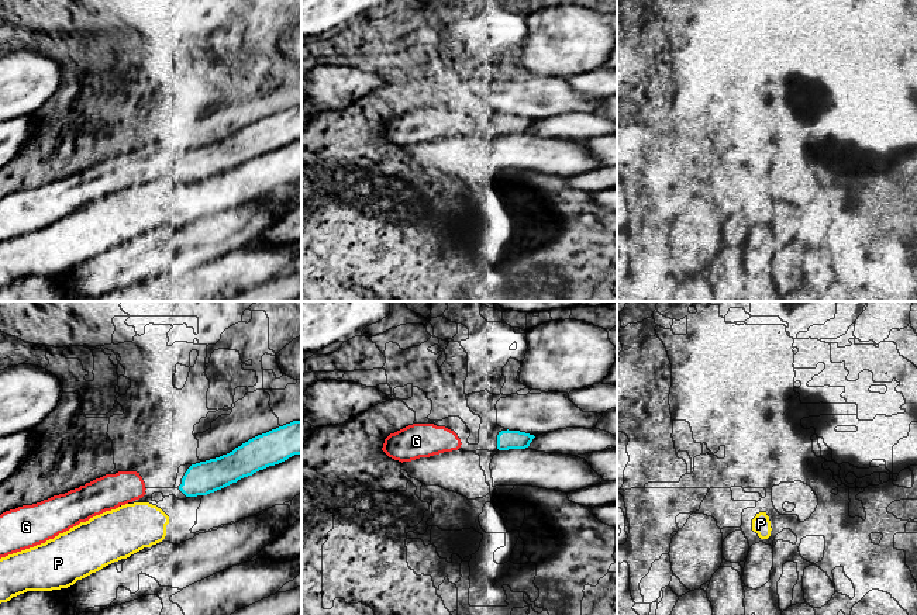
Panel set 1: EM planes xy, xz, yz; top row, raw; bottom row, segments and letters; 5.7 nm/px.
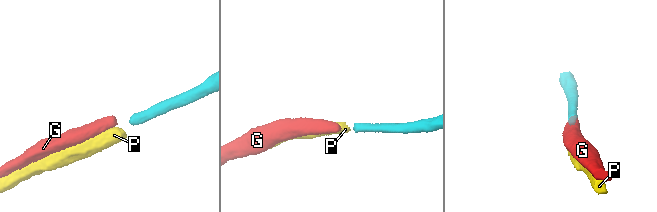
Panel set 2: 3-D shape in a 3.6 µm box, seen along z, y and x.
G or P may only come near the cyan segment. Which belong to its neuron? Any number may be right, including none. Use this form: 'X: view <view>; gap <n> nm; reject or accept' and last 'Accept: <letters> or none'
G: view xy; gap 190 nm; accept
P: view xy; gap 160 nm; reject
Accept: G

